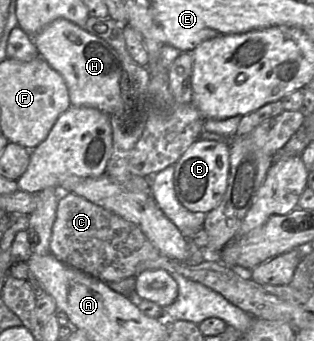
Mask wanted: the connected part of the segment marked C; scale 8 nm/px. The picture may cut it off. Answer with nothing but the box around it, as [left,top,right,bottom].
[50,192,160,282]

